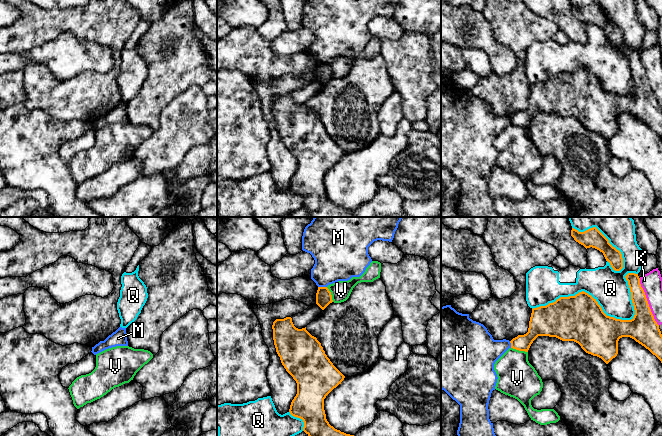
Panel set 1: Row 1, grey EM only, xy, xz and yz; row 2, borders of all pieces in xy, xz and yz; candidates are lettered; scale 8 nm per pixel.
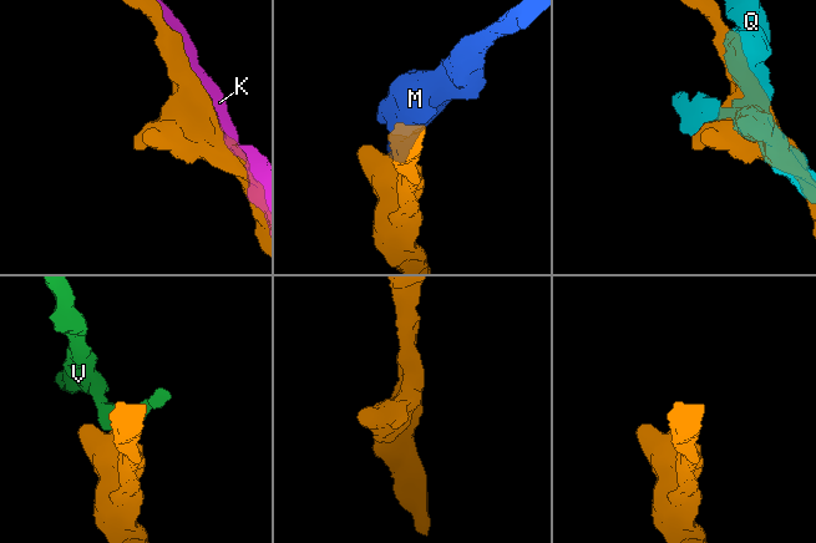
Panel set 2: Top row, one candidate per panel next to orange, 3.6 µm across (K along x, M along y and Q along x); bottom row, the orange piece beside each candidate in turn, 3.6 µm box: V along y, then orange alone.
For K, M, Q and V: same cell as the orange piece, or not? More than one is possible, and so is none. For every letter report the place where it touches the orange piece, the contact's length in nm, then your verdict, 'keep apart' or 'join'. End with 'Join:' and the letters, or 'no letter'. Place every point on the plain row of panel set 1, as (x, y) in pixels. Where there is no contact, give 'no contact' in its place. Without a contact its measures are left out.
K: meets orange in yz at (647, 78); contact 420 nm long; keep apart
M: meets orange in xz at (322, 63); contact 70 nm long; keep apart
Q: meets orange in yz at (606, 91); contact 900 nm long; keep apart
V: meets orange in yz at (519, 126); contact 140 nm long; keep apart
Join: no letter

